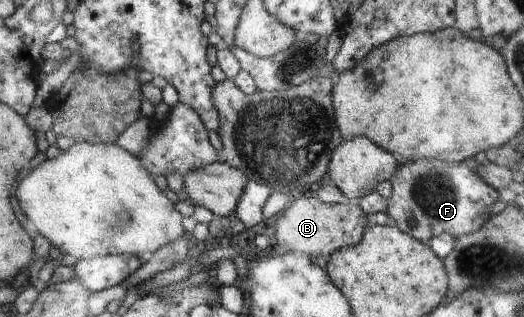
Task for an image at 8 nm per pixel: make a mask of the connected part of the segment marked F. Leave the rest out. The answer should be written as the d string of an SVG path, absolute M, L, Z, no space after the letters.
M425 158L417 161L402 161L399 170L390 180L393 185L393 195L388 199L385 212L390 217L392 225L427 245L430 239L442 235L443 232L455 238L458 235L479 231L485 214L489 214L491 204L497 200L497 189L493 190L478 176L478 173L475 173L477 165L478 162L454 164Z

